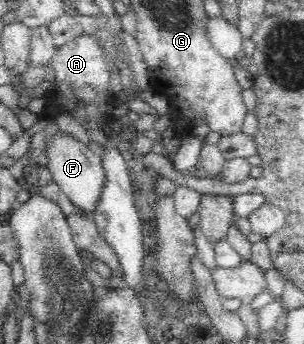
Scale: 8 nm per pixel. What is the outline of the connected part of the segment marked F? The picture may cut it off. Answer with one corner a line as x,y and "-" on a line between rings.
57,135
47,145
47,162
52,180
60,187
76,207
79,207
86,216
94,216
99,205
99,198
106,182
103,161
91,149
71,137
71,135

